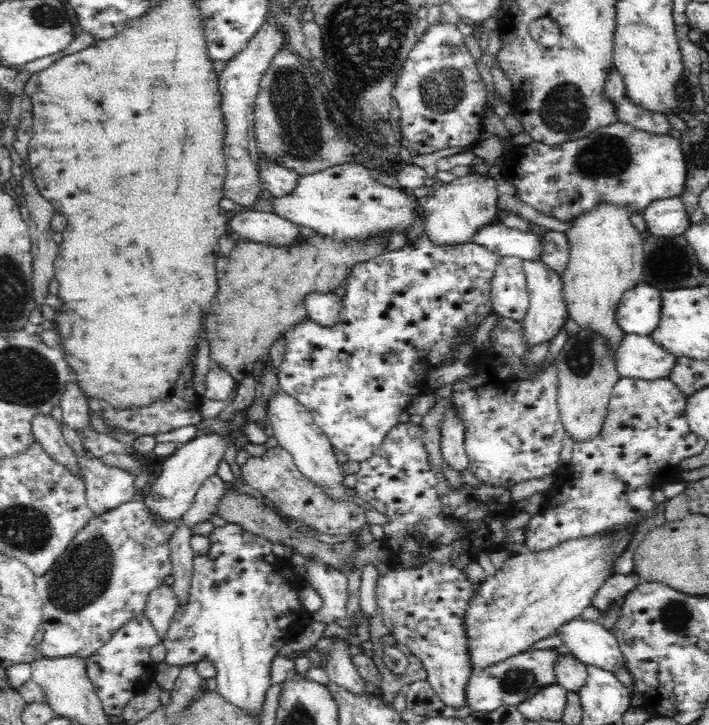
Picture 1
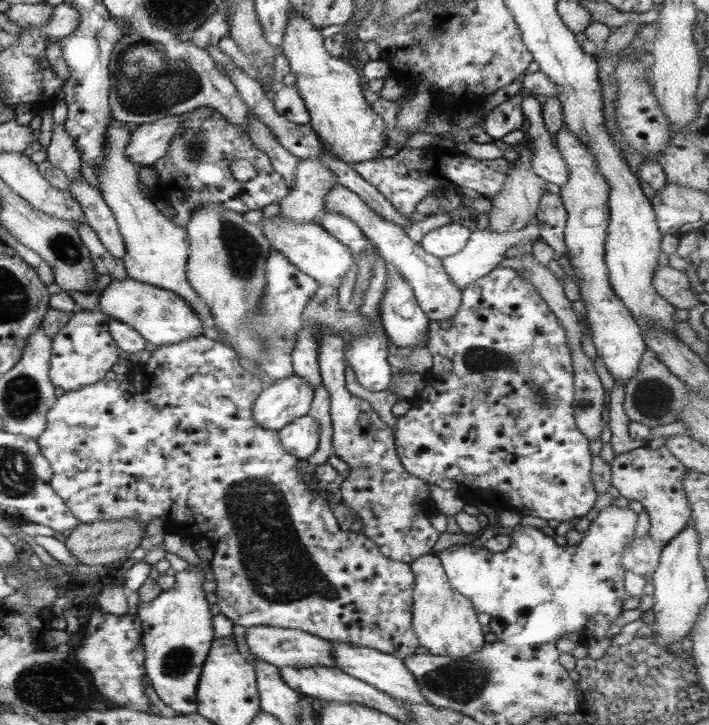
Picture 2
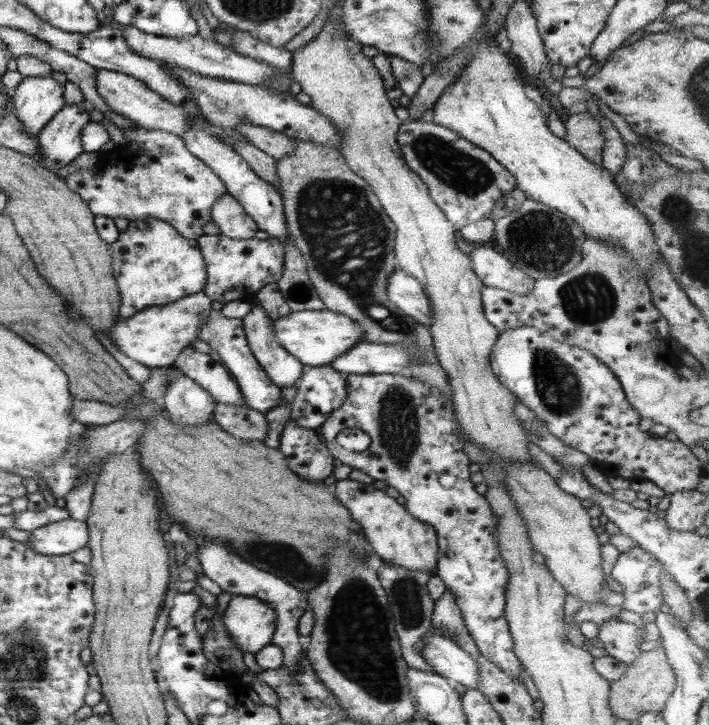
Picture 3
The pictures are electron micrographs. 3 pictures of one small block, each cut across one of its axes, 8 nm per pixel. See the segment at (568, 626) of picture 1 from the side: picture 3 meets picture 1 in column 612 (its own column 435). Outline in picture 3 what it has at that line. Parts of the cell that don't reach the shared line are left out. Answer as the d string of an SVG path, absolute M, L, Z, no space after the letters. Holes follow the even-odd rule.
M426 633L422 636L421 655L440 676L444 676L466 688L477 688L479 662L458 643L440 634Z

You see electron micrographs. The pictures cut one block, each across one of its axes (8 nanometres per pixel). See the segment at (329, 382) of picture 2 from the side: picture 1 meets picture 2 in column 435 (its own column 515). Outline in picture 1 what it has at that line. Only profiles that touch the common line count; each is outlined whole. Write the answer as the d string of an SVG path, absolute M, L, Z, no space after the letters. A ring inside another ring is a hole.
M410 421L396 424L384 437L380 448L377 448L368 460L363 460L359 463L360 468L356 474L355 483L355 488L356 491L358 491L359 497L364 499L365 502L370 503L376 511L385 515L388 519L388 522L383 525L384 537L382 539L382 545L390 552L391 558L389 561L384 562L376 584L375 597L378 612L382 614L382 620L384 620L384 625L386 625L389 634L392 635L398 643L405 644L412 651L412 655L420 659L419 662L421 662L427 672L427 681L432 685L436 694L438 694L437 697L442 700L444 704L448 705L448 707L466 707L465 690L471 668L470 651L468 651L469 641L466 635L464 616L466 616L466 610L468 610L468 606L470 606L470 600L474 598L474 590L476 590L477 585L473 584L463 571L471 562L477 562L479 554L482 552L494 553L502 551L503 549L505 550L506 544L524 544L526 541L526 528L516 528L516 530L506 530L505 528L505 523L518 512L511 500L510 487L500 488L481 482L477 486L470 486L464 483L458 490L456 490L456 488L451 488L451 486L448 485L448 480L444 477L444 473L432 469L432 465L430 465L430 461L428 460L428 451L426 451L426 447L424 447L424 443L421 439L420 427Z

